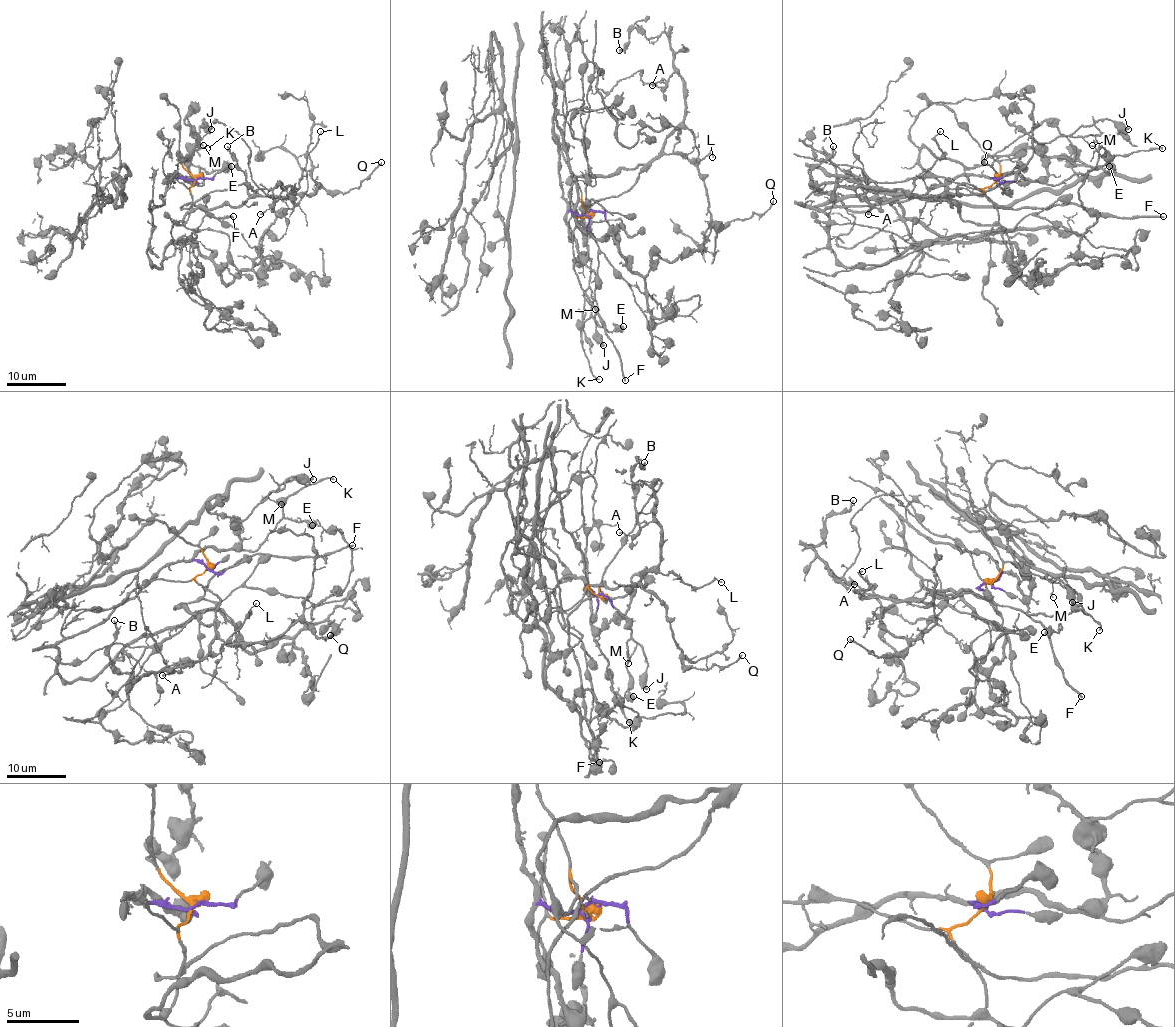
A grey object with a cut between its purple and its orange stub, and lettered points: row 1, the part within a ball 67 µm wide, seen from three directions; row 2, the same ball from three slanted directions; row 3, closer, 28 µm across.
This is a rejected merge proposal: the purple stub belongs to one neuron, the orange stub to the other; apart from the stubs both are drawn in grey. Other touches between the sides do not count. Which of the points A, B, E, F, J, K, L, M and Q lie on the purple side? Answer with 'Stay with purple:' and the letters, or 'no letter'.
Stay with purple: E, J, K, M

